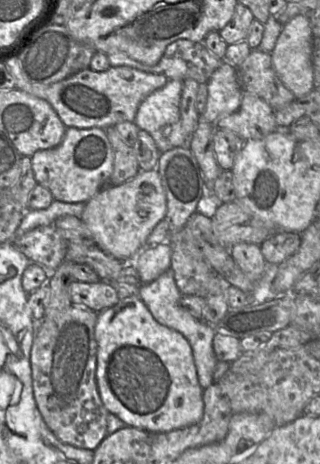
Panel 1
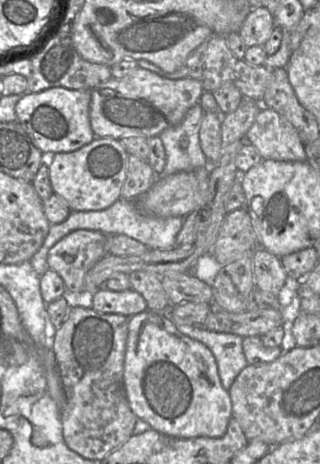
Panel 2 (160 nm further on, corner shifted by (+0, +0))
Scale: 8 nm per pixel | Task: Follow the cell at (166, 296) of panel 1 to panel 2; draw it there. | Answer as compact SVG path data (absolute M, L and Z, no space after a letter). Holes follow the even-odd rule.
M171 316L170 318L181 333L210 349L217 362L221 383L229 390L239 373L249 365L243 352L243 337L233 333L207 330L199 325L178 323Z

